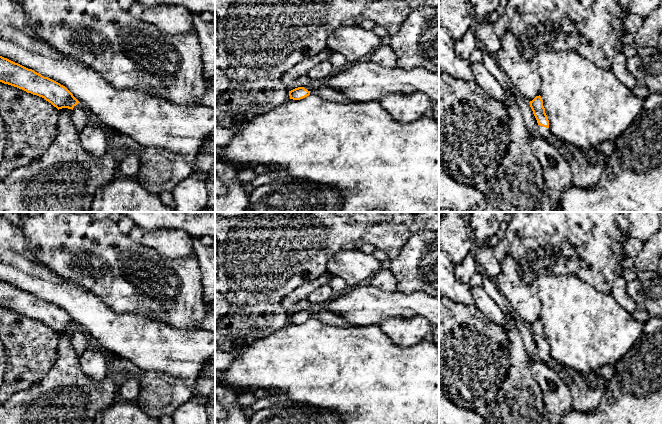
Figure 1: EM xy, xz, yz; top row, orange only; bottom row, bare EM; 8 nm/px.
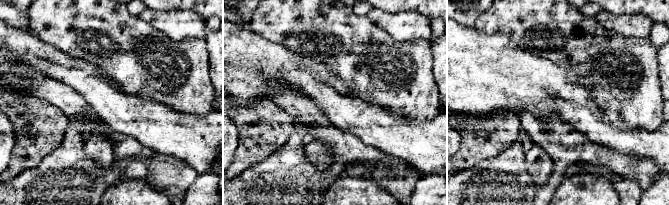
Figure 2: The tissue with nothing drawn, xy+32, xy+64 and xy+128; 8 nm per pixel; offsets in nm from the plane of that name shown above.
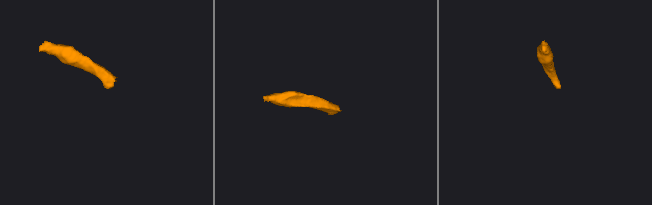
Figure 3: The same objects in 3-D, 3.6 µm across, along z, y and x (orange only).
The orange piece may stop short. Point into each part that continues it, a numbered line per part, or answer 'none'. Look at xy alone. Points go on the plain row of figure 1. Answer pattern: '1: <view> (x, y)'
1: xy (80, 341)

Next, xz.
1: xz (321, 309)

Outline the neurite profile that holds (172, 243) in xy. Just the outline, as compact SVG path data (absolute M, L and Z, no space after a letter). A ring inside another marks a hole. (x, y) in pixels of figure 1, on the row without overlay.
M135 226L131 229L129 236L169 259L195 255L194 238L180 229L160 228L149 231Z

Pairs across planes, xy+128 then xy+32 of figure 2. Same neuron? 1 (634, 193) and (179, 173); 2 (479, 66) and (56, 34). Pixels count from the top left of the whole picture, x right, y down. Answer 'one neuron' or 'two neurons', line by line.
1: one neuron
2: two neurons

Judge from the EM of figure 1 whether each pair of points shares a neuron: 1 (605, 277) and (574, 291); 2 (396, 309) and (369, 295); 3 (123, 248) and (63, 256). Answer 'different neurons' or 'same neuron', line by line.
1: different neurons
2: same neuron
3: same neuron

